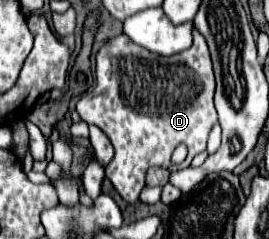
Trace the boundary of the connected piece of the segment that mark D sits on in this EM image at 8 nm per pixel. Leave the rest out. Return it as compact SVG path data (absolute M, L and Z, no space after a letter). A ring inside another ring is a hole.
M193 28L191 48L163 58L129 42L125 34L119 34L101 46L95 60L95 88L81 96L77 112L87 124L99 126L109 136L115 156L105 166L105 176L125 202L135 204L139 192L145 188L145 170L163 166L175 172L187 168L193 156L205 150L209 130L217 122L213 106L215 78L207 42L199 30ZM181 142L187 144L189 154L181 164L173 166L171 154Z

